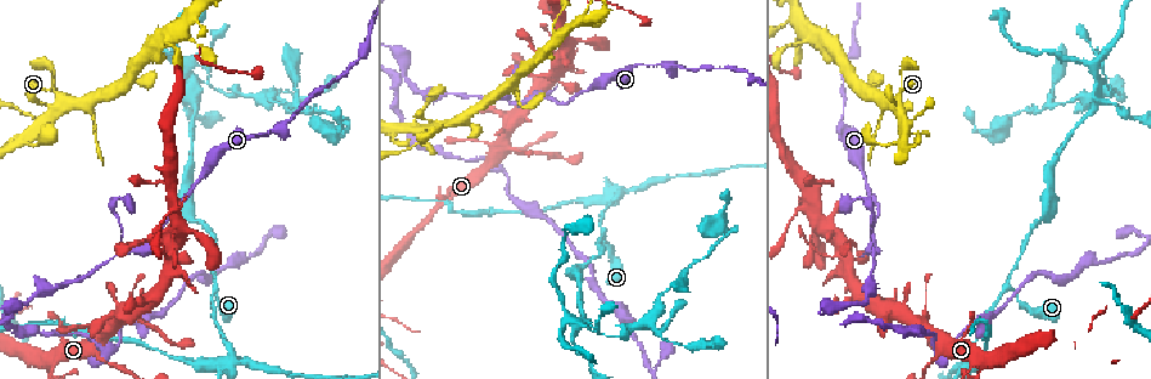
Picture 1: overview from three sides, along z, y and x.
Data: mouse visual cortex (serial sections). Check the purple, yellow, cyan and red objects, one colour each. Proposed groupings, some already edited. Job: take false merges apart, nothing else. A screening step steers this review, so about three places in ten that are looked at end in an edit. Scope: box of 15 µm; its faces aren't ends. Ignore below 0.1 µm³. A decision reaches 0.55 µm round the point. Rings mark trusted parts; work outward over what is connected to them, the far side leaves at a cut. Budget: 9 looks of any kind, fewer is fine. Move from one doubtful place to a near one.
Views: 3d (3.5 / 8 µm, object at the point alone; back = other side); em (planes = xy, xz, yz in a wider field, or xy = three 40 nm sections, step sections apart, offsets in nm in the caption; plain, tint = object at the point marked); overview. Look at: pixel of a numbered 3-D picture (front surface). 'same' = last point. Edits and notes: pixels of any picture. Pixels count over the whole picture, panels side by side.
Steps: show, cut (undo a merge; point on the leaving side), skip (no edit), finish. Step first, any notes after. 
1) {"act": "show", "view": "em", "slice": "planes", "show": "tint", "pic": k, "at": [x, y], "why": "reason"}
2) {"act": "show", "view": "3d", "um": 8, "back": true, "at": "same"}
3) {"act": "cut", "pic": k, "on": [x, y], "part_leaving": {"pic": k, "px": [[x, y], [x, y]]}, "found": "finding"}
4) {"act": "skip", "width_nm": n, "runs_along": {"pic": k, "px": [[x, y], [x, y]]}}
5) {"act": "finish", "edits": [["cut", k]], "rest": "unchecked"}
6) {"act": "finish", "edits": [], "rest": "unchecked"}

{"act": "show", "view": "3d", "um": 3.5, "pic": 1, "at": [274, 132], "why": "calibre changes"}

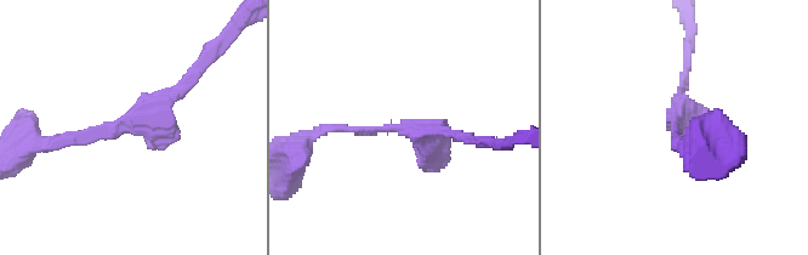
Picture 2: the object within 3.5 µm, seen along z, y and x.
{"act": "show", "view": "em", "slice": "xy", "step": 3, "show": "tint", "pic": 2, "at": [677, 117]}

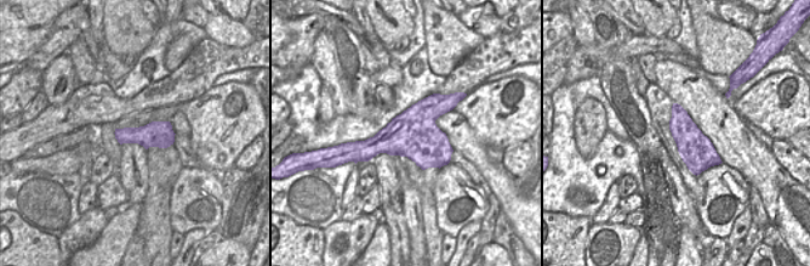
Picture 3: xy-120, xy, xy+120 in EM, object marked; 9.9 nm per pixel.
{"act": "show", "view": "em", "slice": "xy", "step": 5, "show": "tint", "at": "same", "why": "cut it another way"}

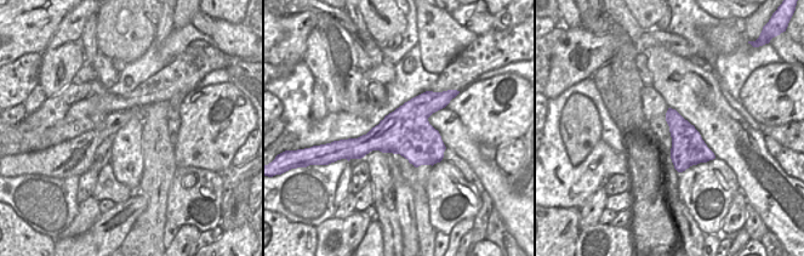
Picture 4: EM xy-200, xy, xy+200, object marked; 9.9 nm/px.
{"act": "skip", "runs_along": {"pic": 2, "px": [[51, 142], [155, 115], [189, 79]]}, "found": "all the same cell"}

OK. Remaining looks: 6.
{"act": "show", "view": "3d", "um": 3.5, "pic": 1, "at": [510, 103], "why": "side arm on a straight run"}

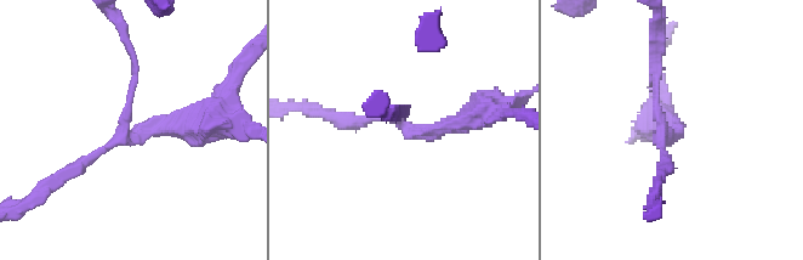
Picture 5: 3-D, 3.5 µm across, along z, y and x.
{"act": "show", "view": "em", "slice": "xy", "step": 5, "show": "tint", "pic": 5, "at": [132, 138], "arms": 3, "arm_widths_nm": [100, 150, 300]}

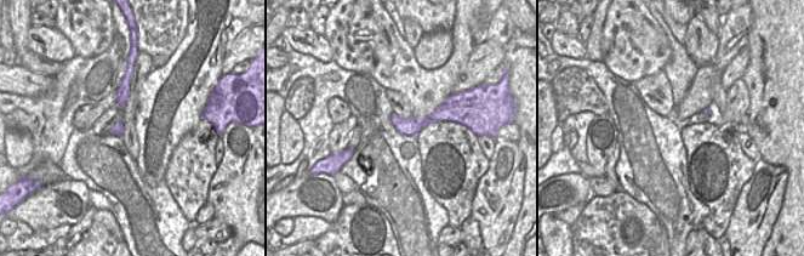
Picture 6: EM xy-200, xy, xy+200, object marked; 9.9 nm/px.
{"act": "skip", "found": "one cell here"}

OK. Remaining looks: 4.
{"act": "show", "view": "3d", "um": 3.5, "pic": 1, "at": [55, 80], "why": "abrupt turn"}

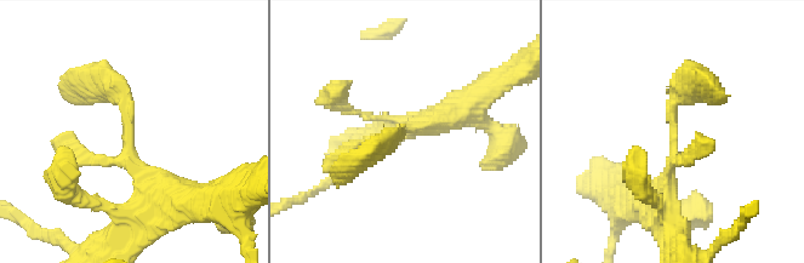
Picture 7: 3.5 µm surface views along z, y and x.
{"act": "show", "view": "em", "slice": "planes", "show": "tint", "pic": 7, "at": [404, 130], "why": "now the EM"}

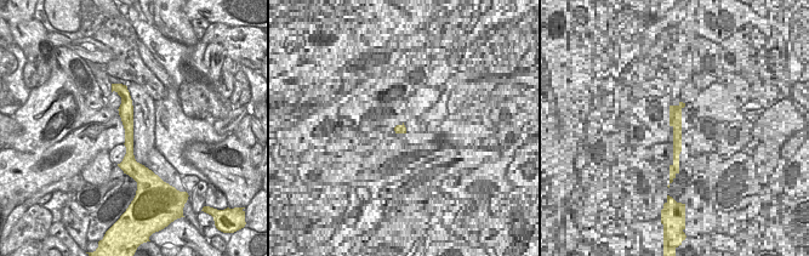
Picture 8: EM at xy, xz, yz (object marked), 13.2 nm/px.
{"act": "skip", "runs_along": {"pic": 8, "px": [[124, 90], [129, 126], [129, 166]]}, "found": "continuous, no second cell"}

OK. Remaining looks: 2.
{"act": "show", "view": "3d", "um": 8, "pic": 1, "at": [25, 139], "why": "side arm on a straight run"}

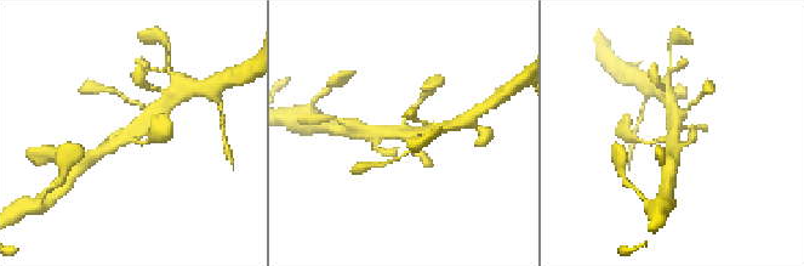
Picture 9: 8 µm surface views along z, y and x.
{"act": "show", "view": "em", "slice": "xy", "step": 3, "show": "tint", "pic": 9, "at": [402, 130], "why": "shape alone is not enough"}

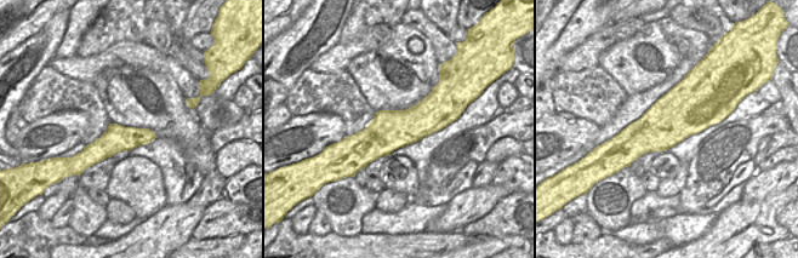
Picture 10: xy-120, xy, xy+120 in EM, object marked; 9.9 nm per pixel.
{"act": "skip", "runs_along": {"pic": 10, "px": [[450, 116], [348, 141]]}, "found": "all the same cell"}

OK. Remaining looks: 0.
{"act": "finish", "edits": [], "rest": "unchecked"}

